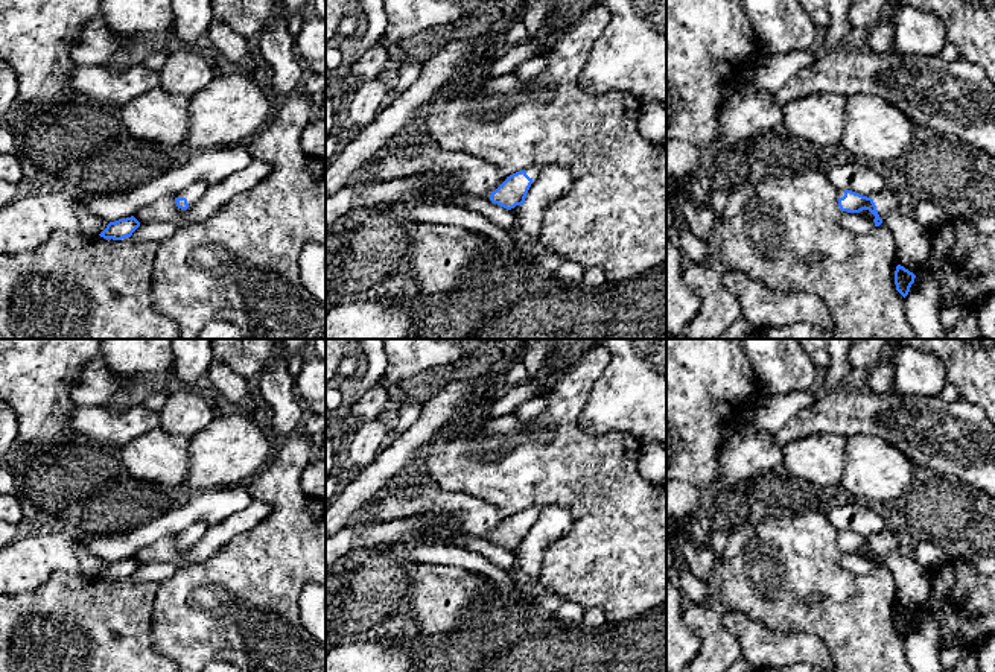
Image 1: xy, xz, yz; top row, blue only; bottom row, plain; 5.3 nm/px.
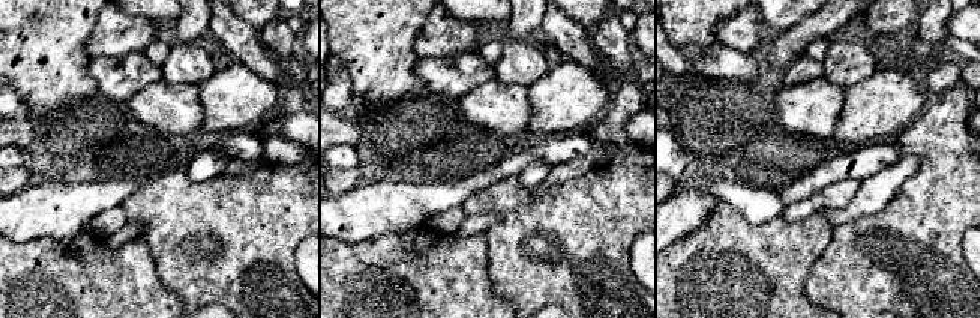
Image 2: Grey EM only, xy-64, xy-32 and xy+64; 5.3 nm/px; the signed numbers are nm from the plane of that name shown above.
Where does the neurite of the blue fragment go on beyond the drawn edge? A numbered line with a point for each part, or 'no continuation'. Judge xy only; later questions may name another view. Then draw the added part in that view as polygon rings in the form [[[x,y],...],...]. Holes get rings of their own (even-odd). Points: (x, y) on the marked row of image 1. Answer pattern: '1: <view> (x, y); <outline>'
1: xy (192, 193); [[[196,181],[192,185],[189,185],[187,189],[178,192],[175,196],[176,198],[186,198],[189,207],[192,204],[195,204],[196,201],[199,201],[199,198],[208,190],[208,184],[204,181]]]

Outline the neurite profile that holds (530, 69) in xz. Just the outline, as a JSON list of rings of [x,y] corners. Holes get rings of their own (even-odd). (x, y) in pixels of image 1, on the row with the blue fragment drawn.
[[[534,56],[525,59],[522,64],[519,64],[514,70],[513,74],[517,76],[519,79],[525,82],[532,82],[536,81],[542,71],[546,67],[546,59],[545,56]]]

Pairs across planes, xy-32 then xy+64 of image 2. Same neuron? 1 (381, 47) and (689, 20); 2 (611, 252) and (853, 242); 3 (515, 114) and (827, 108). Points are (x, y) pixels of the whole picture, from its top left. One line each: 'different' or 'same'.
1: same
2: same
3: same

